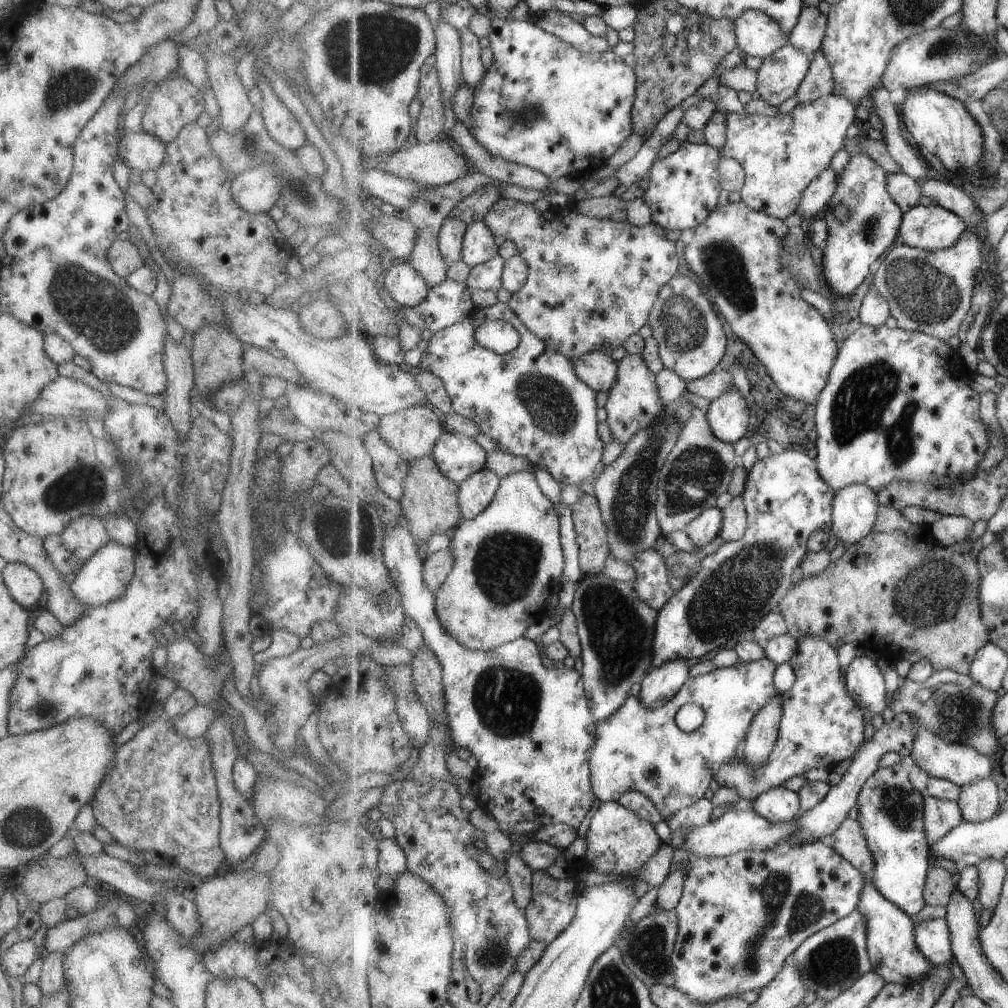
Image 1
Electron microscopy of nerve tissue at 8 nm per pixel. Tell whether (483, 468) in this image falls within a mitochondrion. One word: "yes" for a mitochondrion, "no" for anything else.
no

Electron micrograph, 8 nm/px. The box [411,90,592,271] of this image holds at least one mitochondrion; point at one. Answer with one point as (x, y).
(527, 116)

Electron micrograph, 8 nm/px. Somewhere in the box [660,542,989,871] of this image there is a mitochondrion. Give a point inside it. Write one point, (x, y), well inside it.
(931, 592)

